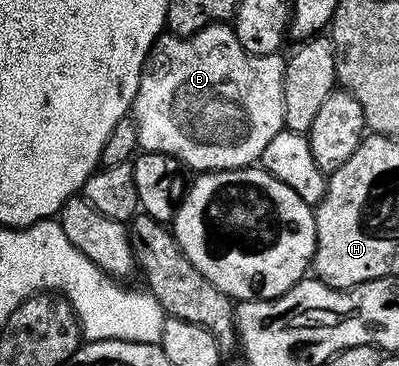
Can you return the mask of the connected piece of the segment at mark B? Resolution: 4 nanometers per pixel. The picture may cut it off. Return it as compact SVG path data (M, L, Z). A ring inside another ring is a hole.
M228 22L211 24L202 30L198 30L192 36L160 35L152 44L150 51L148 51L148 57L138 82L136 97L130 109L130 115L138 126L140 148L145 152L161 152L167 156L173 156L185 169L187 167L193 168L193 173L196 174L221 172L231 168L246 168L255 165L259 161L262 150L266 150L266 146L270 143L270 138L274 138L274 134L285 131L284 103L282 102L282 82L284 81L285 63L285 57L280 54L274 56L255 56L250 54L244 49L242 42L238 42L236 32L232 28L231 23Z

